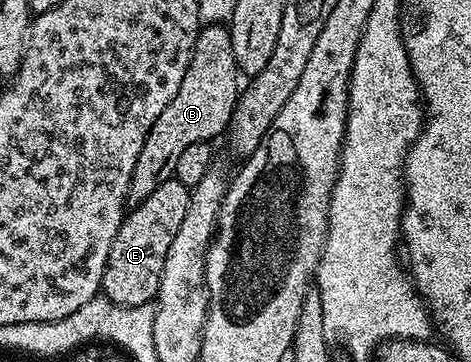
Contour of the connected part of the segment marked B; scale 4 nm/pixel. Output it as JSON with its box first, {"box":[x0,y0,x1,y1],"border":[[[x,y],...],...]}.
{"box":[128,23,240,204],"border":[[[207,23],[199,30],[194,42],[194,52],[184,81],[176,89],[176,97],[164,105],[164,113],[156,117],[148,137],[144,137],[144,149],[136,157],[136,169],[132,169],[132,181],[128,196],[131,204],[144,201],[156,185],[174,178],[176,160],[182,156],[188,145],[210,143],[218,134],[225,132],[230,125],[230,118],[237,107],[240,86],[240,72],[236,57],[232,53],[232,37],[229,26],[222,23]]]}

